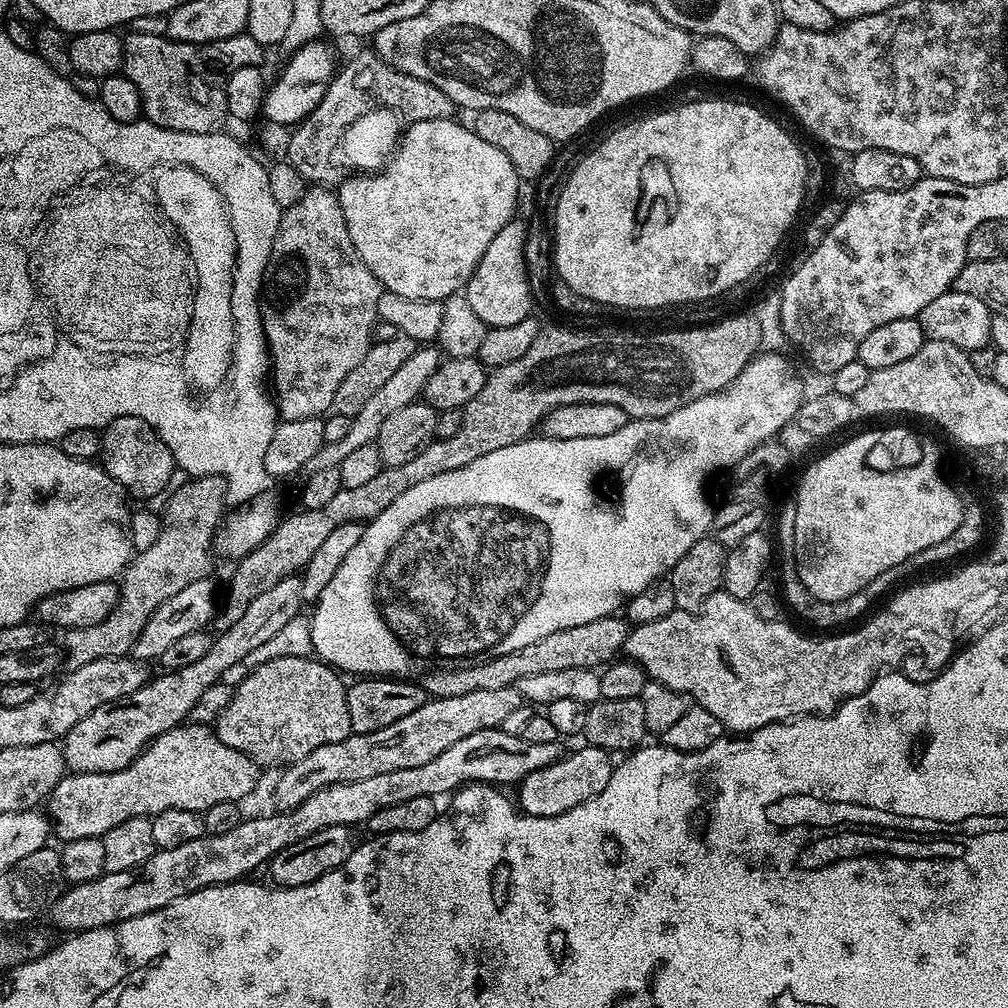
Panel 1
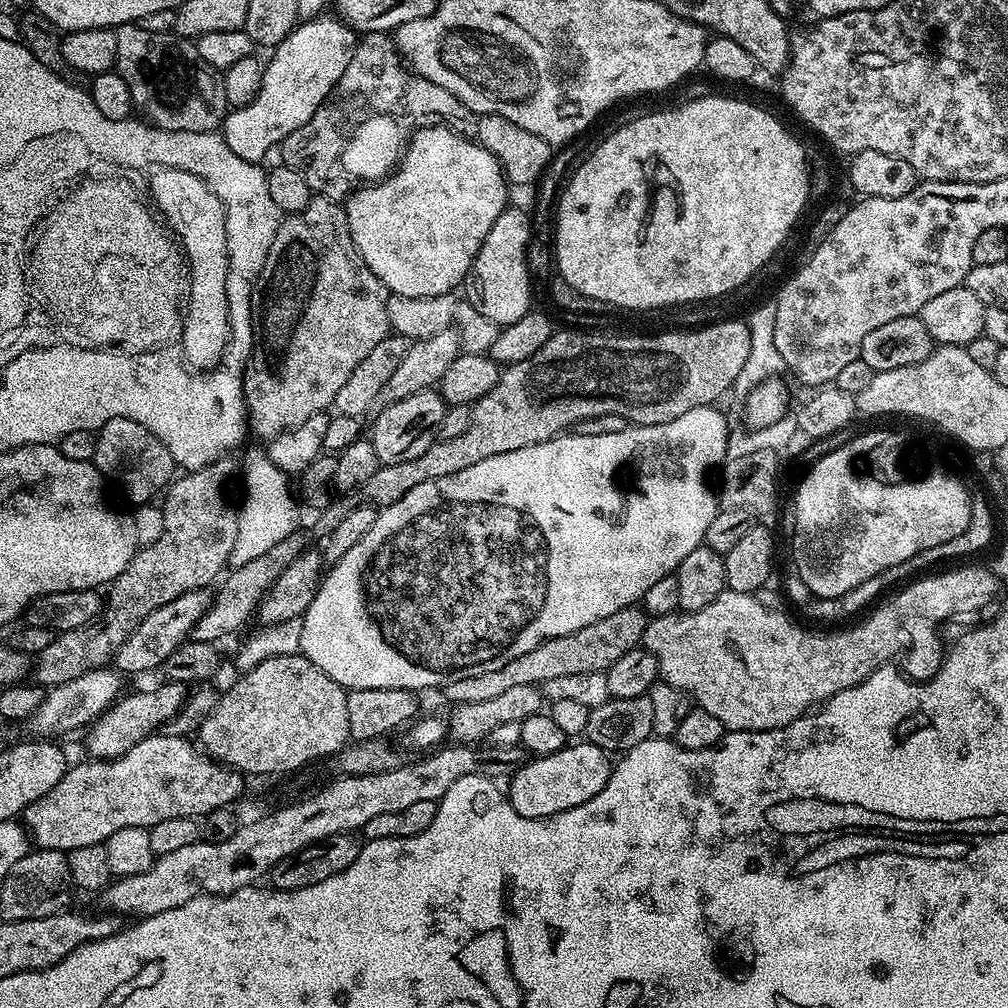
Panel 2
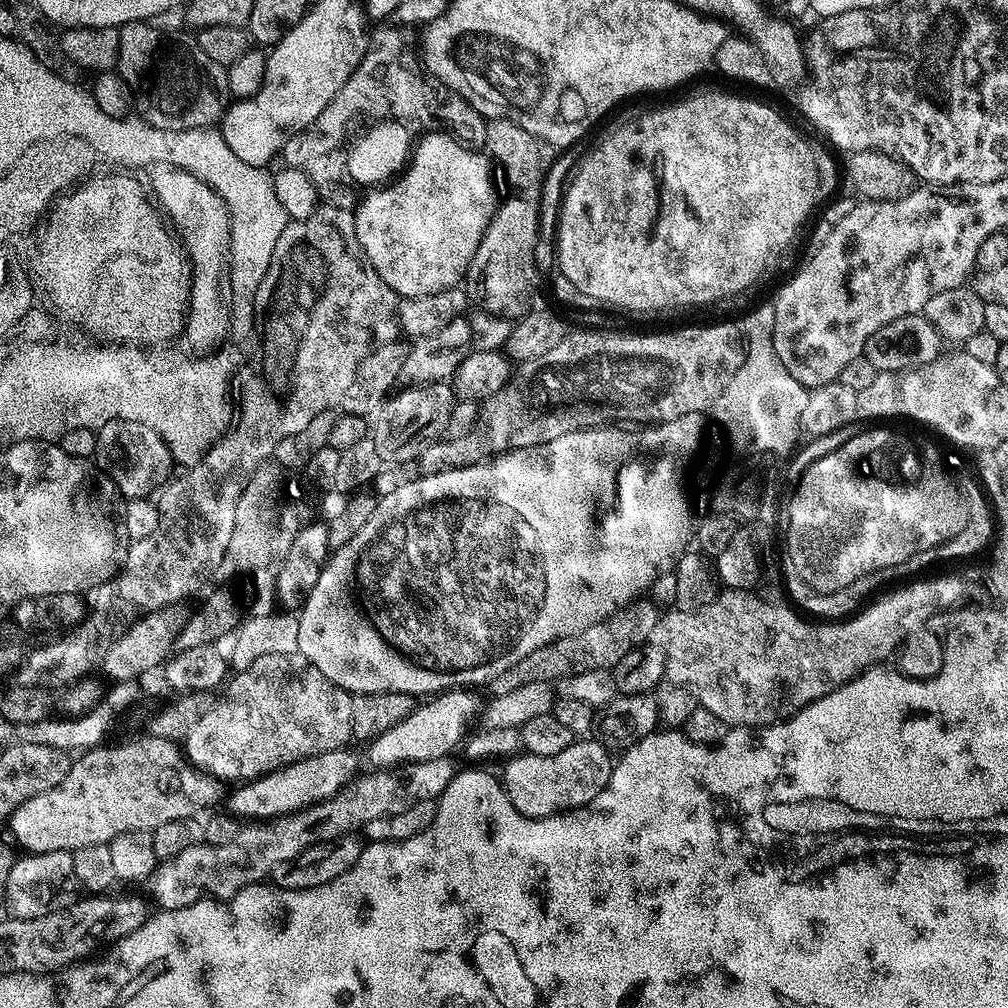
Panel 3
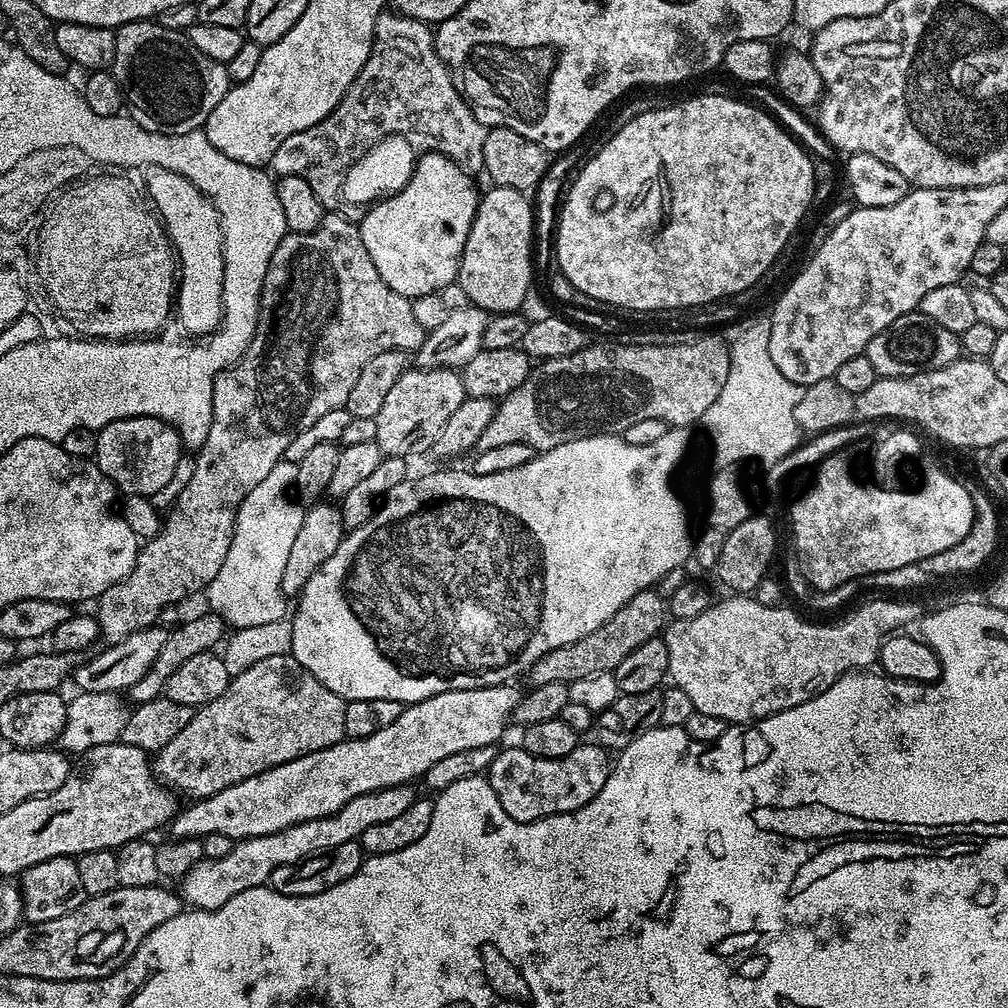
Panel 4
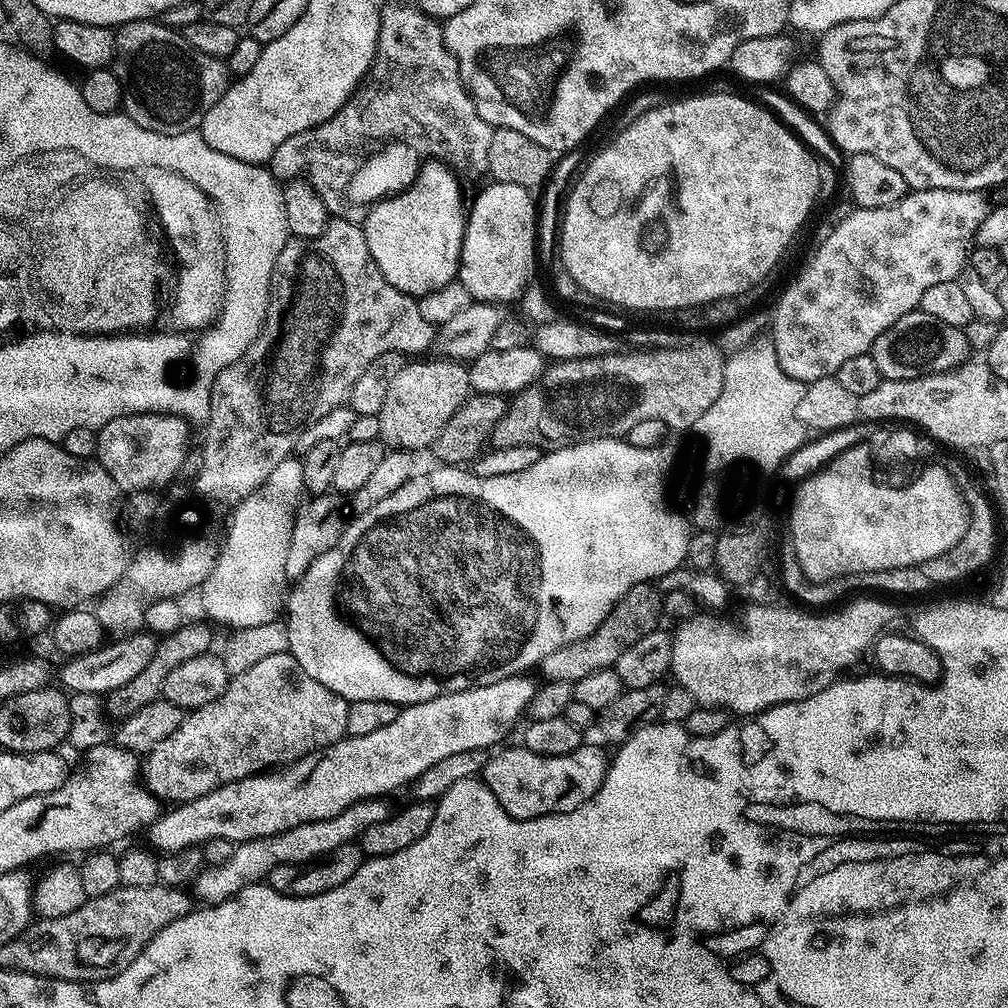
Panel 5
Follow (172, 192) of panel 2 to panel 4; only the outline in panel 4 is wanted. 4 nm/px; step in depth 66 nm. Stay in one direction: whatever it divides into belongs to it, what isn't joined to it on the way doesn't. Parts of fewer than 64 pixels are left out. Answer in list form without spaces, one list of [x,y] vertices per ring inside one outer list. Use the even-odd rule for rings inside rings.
[[[148,172],[148,184],[152,184],[152,196],[160,200],[160,208],[164,208],[164,216],[168,216],[168,224],[172,224],[172,236],[176,236],[176,244],[180,244],[180,252],[184,252],[184,292],[180,292],[180,320],[184,320],[184,328],[192,328],[192,332],[208,332],[212,324],[216,324],[216,316],[220,316],[220,228],[216,228],[216,212],[180,180],[180,176],[172,176],[172,172]]]

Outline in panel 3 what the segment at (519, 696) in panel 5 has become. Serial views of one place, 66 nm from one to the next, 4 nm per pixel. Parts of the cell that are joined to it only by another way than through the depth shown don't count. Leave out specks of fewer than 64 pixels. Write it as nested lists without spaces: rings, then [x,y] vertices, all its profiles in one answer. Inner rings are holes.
[[[445,690],[433,695],[429,704],[421,703],[398,726],[386,730],[367,745],[368,760],[376,770],[401,764],[417,764],[423,760],[437,760],[461,747],[468,723],[476,712],[476,700],[468,690]],[[352,750],[339,752],[327,752],[311,756],[305,760],[299,760],[293,764],[287,764],[284,768],[278,768],[275,772],[268,772],[257,780],[249,780],[241,783],[227,797],[227,811],[236,818],[243,818],[248,822],[263,822],[274,820],[278,816],[289,816],[312,804],[318,804],[328,800],[334,794],[338,794],[341,788],[357,775],[356,756]]]

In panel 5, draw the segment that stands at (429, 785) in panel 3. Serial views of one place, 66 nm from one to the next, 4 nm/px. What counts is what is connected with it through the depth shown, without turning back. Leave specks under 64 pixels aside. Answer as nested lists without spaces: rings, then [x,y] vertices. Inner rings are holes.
[[[384,798],[359,800],[354,806],[342,810],[342,814],[334,814],[334,818],[322,818],[318,822],[306,822],[302,826],[294,826],[285,832],[270,834],[262,838],[254,838],[237,843],[234,854],[222,866],[205,867],[194,882],[195,895],[201,896],[205,905],[221,904],[236,896],[243,888],[251,884],[267,881],[270,870],[283,864],[304,864],[307,860],[317,860],[322,854],[330,854],[330,850],[338,850],[338,846],[353,843],[374,822],[382,822],[390,814],[389,801]]]

